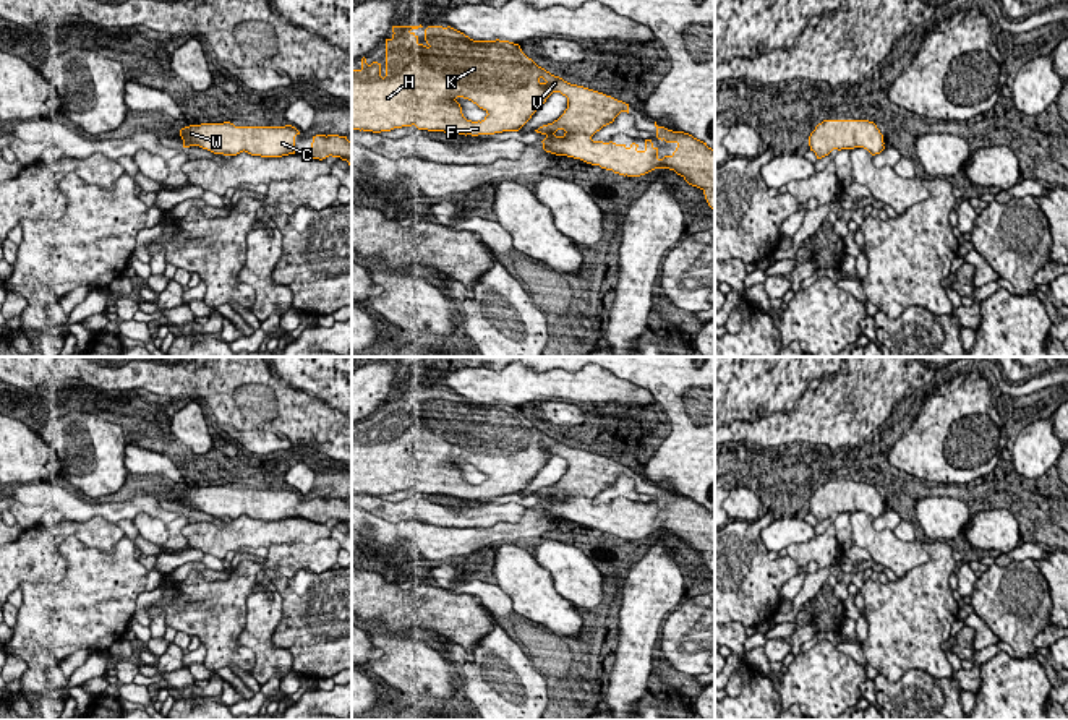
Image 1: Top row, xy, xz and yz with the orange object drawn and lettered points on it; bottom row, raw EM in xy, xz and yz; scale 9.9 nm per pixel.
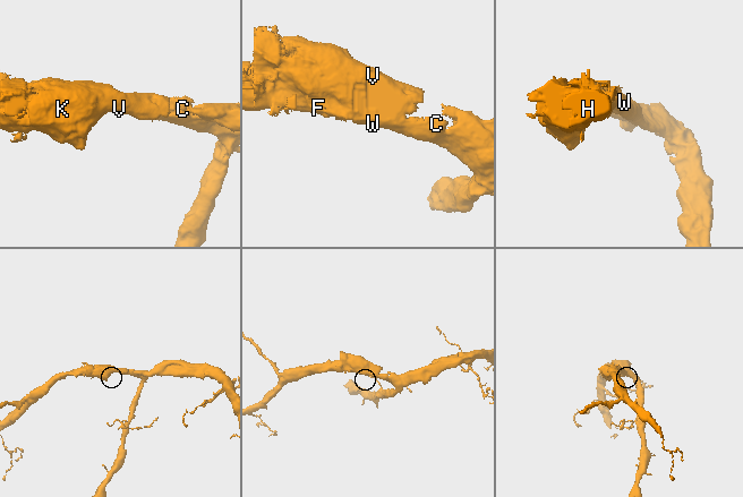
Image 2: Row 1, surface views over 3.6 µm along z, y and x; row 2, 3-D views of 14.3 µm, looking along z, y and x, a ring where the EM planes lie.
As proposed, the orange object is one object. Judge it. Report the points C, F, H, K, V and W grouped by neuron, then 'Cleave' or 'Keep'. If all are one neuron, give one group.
Groups: C F H K V W. Keep

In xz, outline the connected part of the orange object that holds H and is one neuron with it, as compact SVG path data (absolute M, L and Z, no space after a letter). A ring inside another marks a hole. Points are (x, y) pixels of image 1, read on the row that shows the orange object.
M392 26L394 34L386 39L384 78L381 63L368 65L365 57L361 68L352 70L352 130L381 133L415 125L418 130L465 136L519 131L553 92L561 92L567 97L564 114L535 130L546 136L541 141L546 152L580 159L624 177L640 177L655 169L674 170L689 185L700 188L708 206L715 209L715 148L689 133L658 126L656 122L656 138L677 144L676 151L663 159L651 139L645 139L643 151L639 151L635 143L627 148L613 141L593 141L592 136L613 123L621 112L629 114L629 104L551 75L528 58L519 44L499 39L473 41L451 26L428 26L423 45L413 32L418 28L423 26ZM457 97L472 101L488 115L481 122L467 120Z

